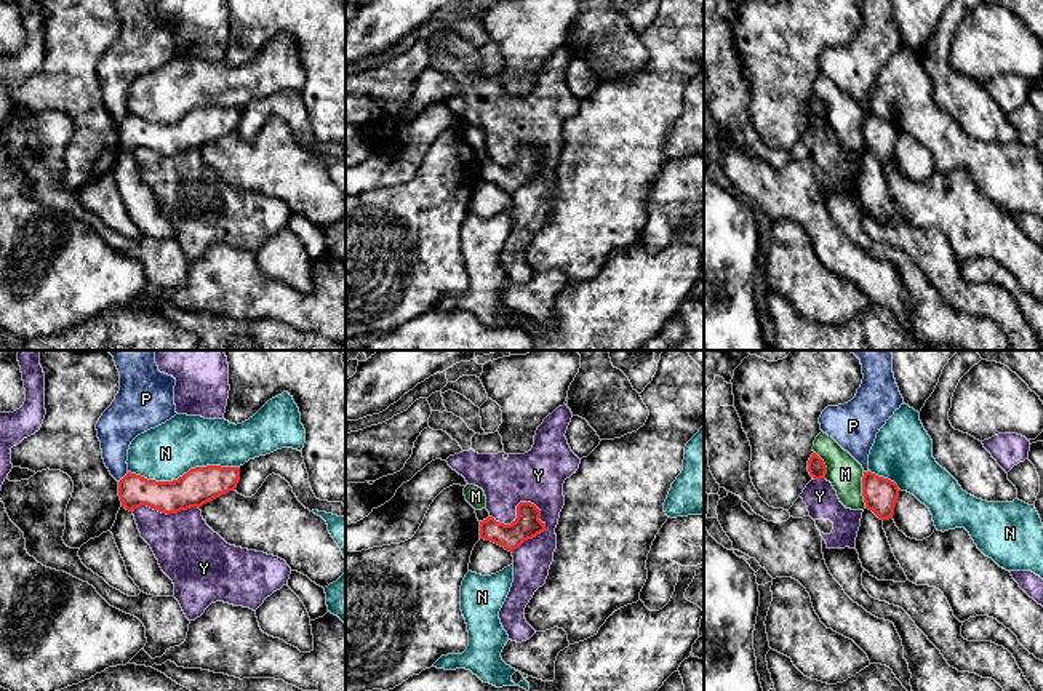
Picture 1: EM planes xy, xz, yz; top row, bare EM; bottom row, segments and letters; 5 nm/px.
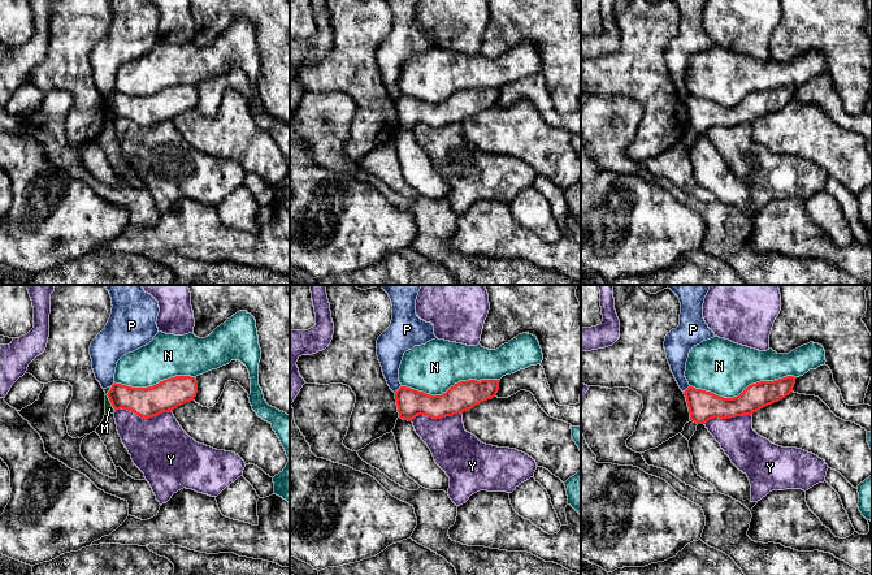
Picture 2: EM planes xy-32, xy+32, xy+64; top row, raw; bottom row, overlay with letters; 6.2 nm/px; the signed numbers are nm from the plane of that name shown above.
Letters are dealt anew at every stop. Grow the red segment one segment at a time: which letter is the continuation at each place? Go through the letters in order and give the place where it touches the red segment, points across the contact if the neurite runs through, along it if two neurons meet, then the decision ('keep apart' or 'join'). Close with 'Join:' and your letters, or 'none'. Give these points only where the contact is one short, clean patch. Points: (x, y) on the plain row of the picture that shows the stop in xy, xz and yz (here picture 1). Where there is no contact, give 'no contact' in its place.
M: yz (863, 131) | keep apart
N: xy (184, 115) | keep apart
P: xy (123, 119) | along xy (128, 114), (119, 123) | keep apart
Y: xz (520, 144) | keep apart
Join: none

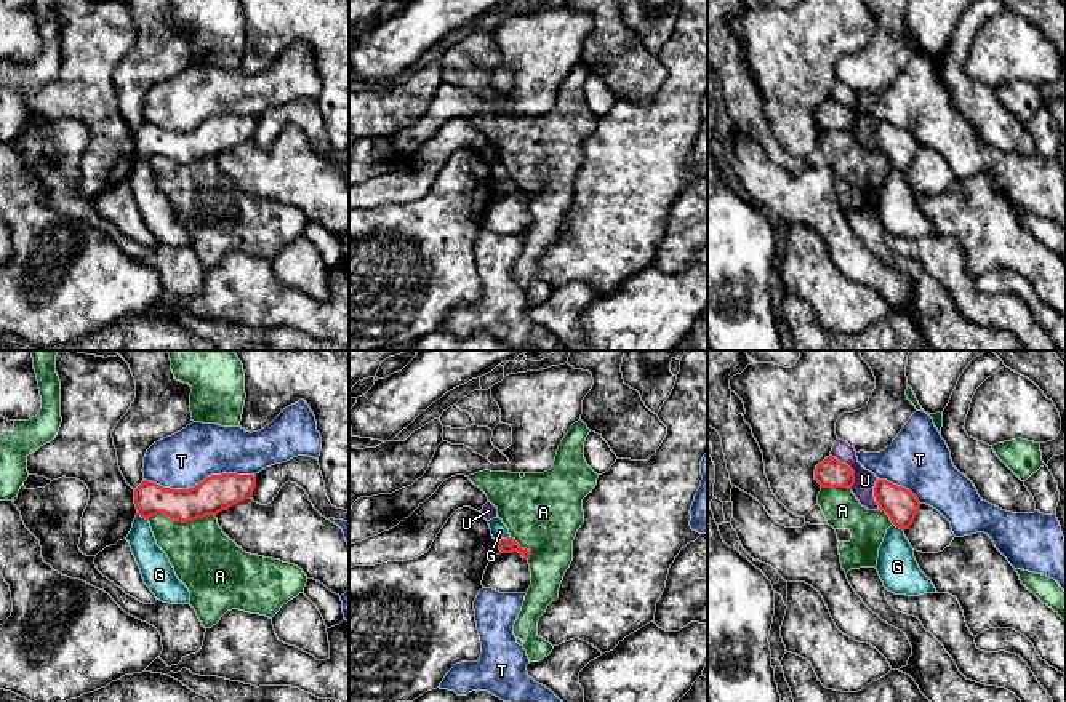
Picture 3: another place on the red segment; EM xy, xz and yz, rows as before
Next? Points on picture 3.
A: xy (181, 162) | keep apart
G: xz (503, 181) | along xz (509, 178), (496, 183) | keep apart
T: xy (200, 123) | keep apart
U: yz (850, 111) | keep apart
Join: none

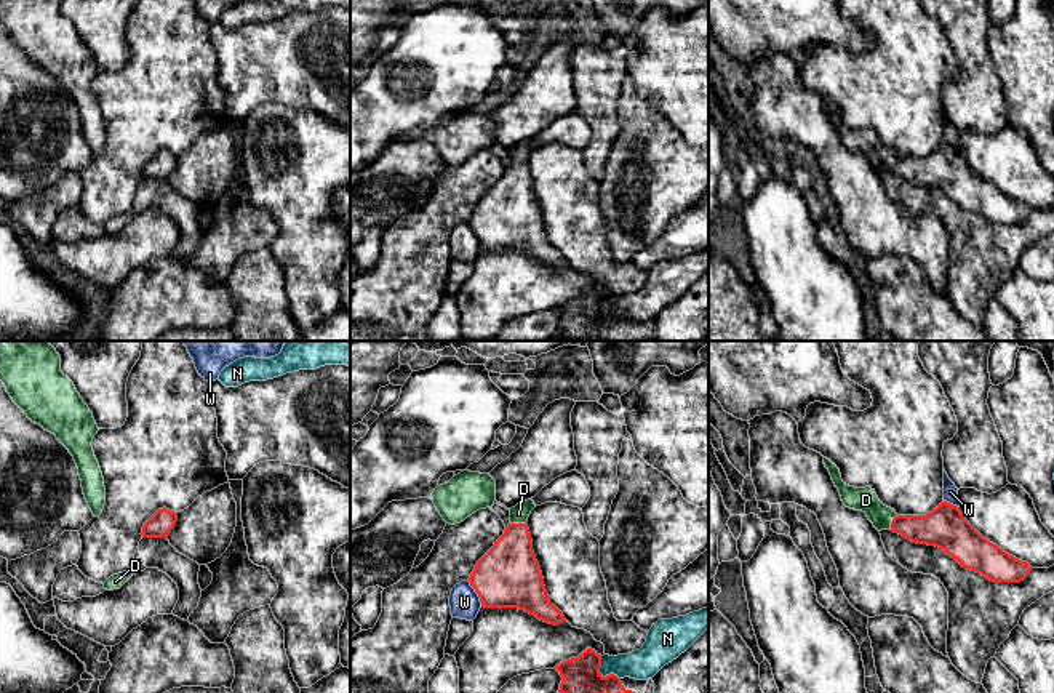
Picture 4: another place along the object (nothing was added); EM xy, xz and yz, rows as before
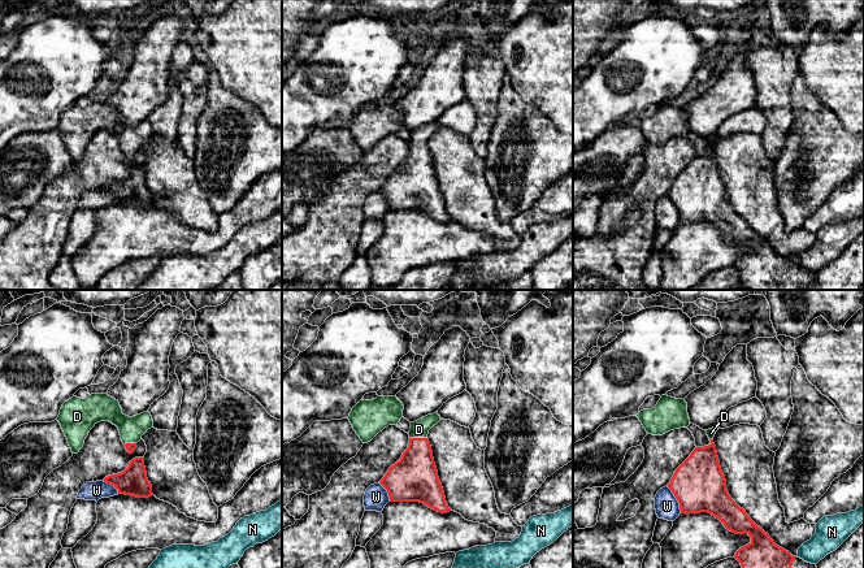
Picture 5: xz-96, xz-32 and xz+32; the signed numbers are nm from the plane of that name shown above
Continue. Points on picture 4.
D: xz (519, 165) | across xz (509, 213), (519, 165), (519, 156) | join
N: xz (600, 316) | along xz (600, 298), (600, 314), (603, 317), (614, 316), (619, 320) | keep apart
W: xz (477, 234) | keep apart
Join: D

